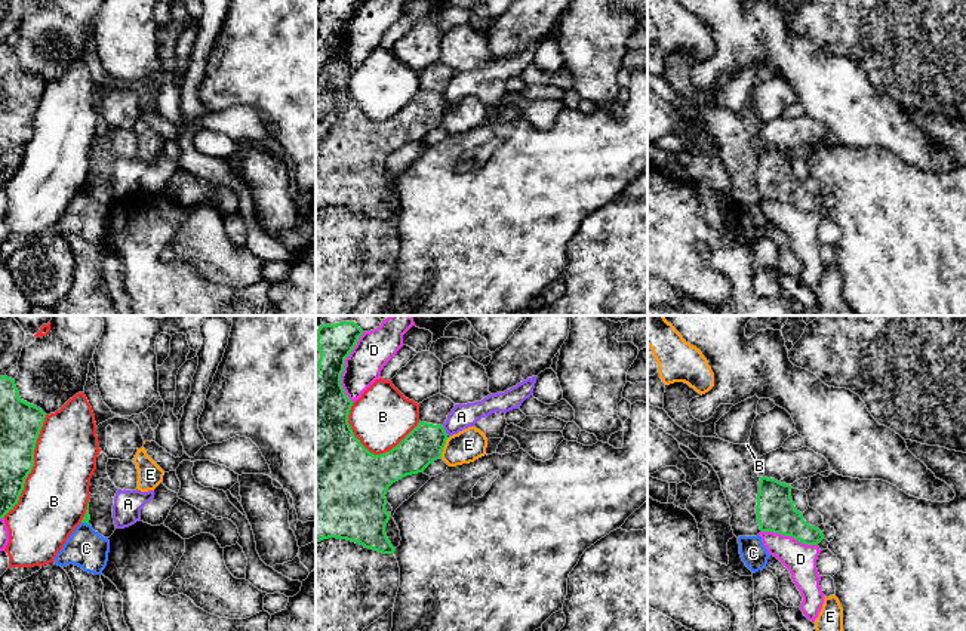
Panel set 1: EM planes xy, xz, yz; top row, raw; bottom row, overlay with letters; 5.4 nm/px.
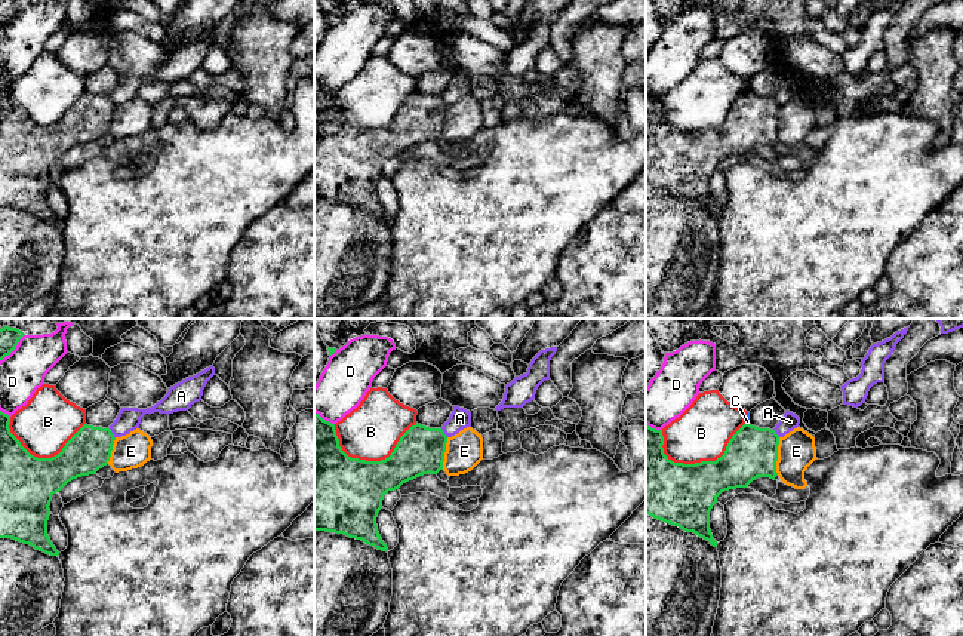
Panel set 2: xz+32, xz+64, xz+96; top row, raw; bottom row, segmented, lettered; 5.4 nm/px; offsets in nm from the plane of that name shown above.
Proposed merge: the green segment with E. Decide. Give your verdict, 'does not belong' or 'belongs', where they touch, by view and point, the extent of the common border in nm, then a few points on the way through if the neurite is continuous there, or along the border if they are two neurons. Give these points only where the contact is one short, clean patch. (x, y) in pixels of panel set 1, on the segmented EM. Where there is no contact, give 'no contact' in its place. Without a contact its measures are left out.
does not belong; meets green in xz at (443, 446); contact 110 nm long; border along xz (448, 439), (440, 456)

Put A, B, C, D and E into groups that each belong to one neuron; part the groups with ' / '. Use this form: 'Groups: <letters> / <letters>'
Groups: A / B / C / D / E

